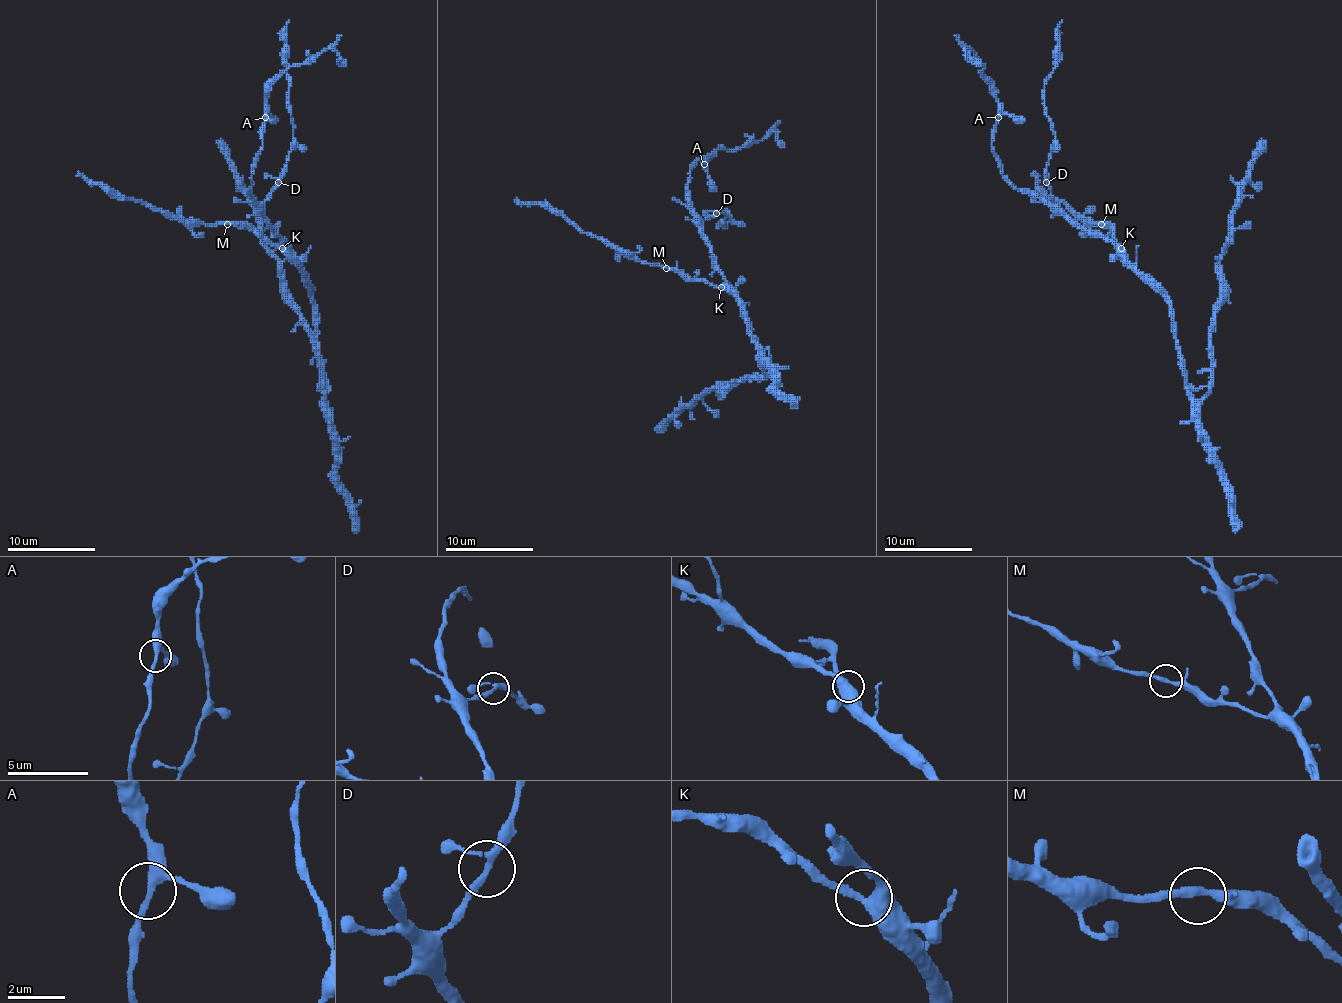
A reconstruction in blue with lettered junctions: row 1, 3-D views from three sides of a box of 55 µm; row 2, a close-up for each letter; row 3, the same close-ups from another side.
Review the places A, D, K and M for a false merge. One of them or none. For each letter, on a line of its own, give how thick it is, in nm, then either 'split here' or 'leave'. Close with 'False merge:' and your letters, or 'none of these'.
A: 260 nm | leave
D: 190 nm | leave
K: 360 nm | leave
M: 280 nm | leave
False merge: none of these

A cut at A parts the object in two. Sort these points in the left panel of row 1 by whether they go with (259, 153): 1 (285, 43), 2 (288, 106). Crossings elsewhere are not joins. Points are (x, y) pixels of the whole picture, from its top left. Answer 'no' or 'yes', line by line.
1: yes
2: yes

